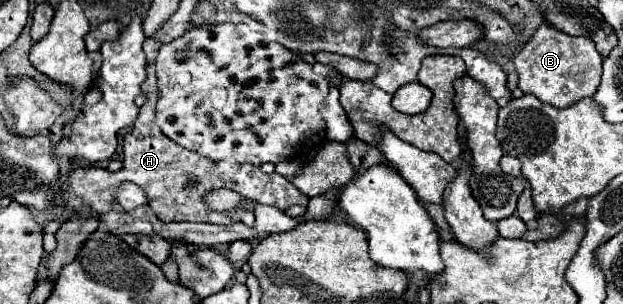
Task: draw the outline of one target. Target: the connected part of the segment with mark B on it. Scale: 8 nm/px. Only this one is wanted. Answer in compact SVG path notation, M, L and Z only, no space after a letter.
M548 24L538 26L532 38L514 54L514 66L520 76L518 88L554 108L568 108L582 98L594 96L602 76L602 56L592 40L566 36Z

